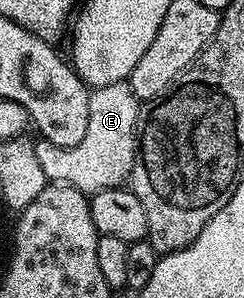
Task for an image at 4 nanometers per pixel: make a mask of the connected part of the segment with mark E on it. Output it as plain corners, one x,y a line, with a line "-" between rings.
123,82
95,88
90,93
88,130
76,146
61,148
46,139
34,144
36,159
47,181
67,184
83,194
93,194
109,188
121,188
134,172
138,160
138,130
140,101
134,97
129,83

